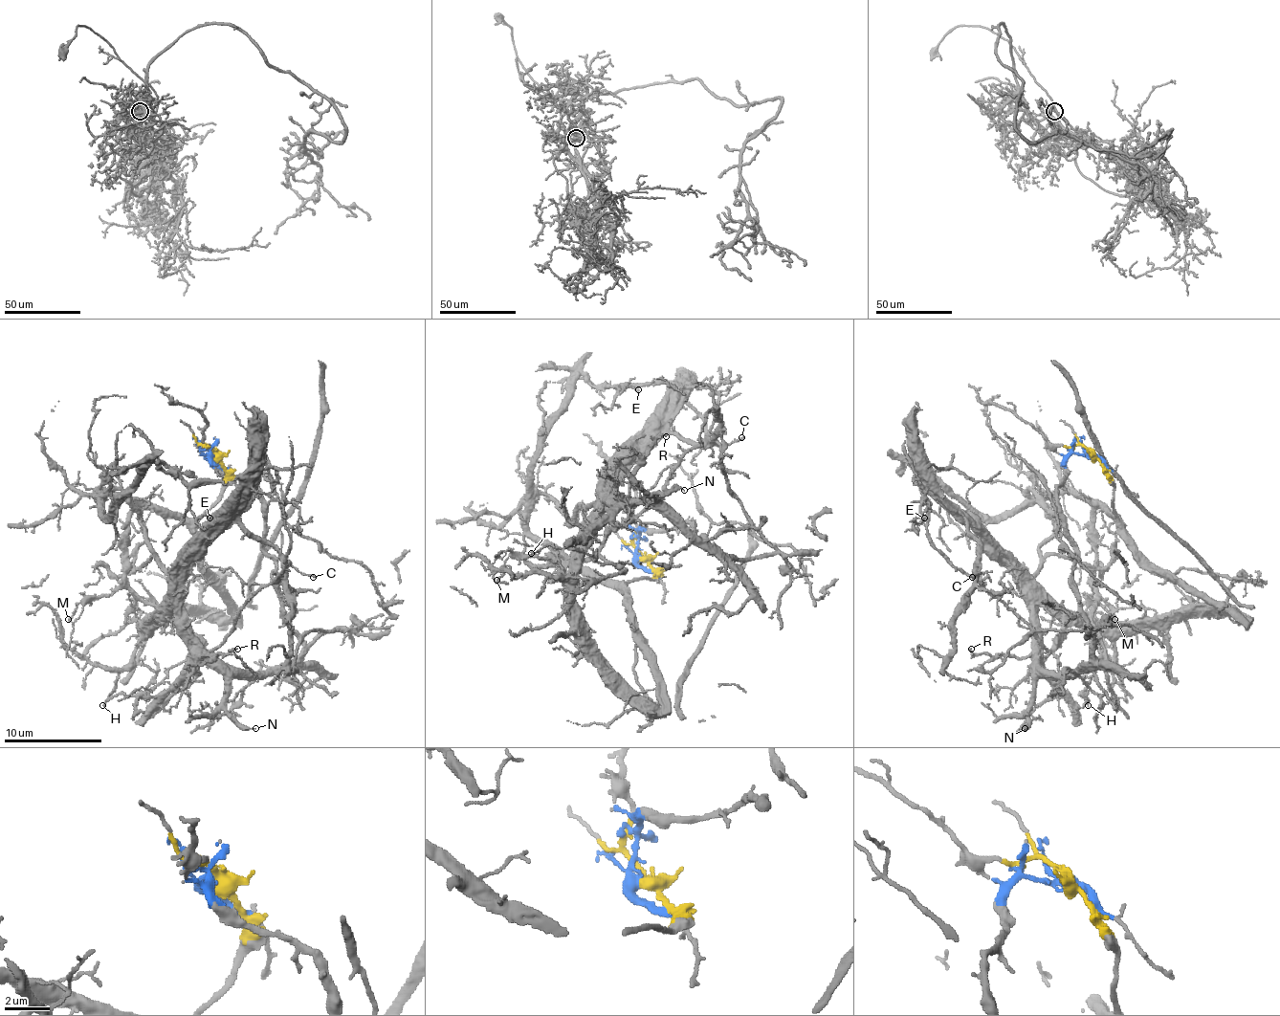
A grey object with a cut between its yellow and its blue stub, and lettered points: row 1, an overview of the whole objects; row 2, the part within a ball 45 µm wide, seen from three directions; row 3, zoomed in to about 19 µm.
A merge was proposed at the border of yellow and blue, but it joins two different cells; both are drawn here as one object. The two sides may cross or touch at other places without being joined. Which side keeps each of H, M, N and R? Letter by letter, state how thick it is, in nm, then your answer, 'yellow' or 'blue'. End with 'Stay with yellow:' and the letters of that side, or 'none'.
H: 160 nm | yellow
M: 130 nm | yellow
N: 160 nm | blue
R: 140 nm | blue
Stay with yellow: H, M

